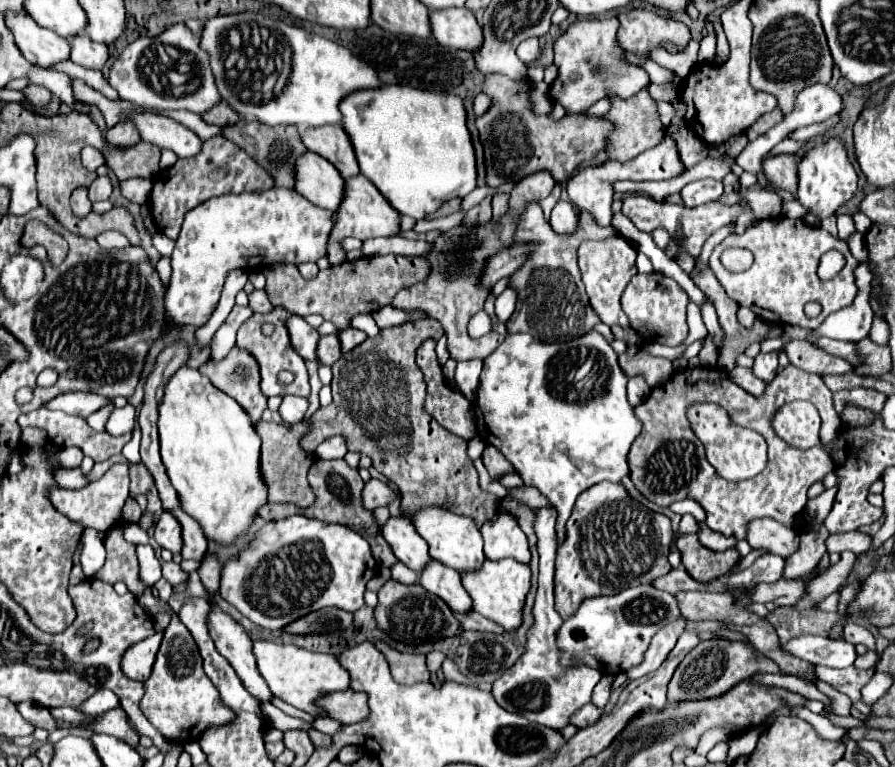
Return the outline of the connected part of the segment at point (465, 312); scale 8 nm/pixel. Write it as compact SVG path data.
M547 169L537 171L533 175L527 175L525 179L521 179L517 183L517 187L511 191L511 211L509 215L505 215L499 223L487 223L483 227L467 227L467 225L459 225L451 231L445 231L441 237L435 239L435 249L431 253L427 253L427 259L431 261L431 275L429 279L403 289L401 293L397 293L395 301L391 305L399 307L399 309L423 309L427 313L427 317L437 319L447 337L449 337L449 353L453 359L461 361L461 359L487 359L499 345L503 339L471 339L467 335L467 323L469 319L483 309L483 303L489 295L489 291L479 287L479 277L481 277L481 269L487 257L497 255L505 245L511 243L513 237L513 227L517 225L517 217L523 211L527 201L539 201L543 197L547 197L553 189L555 181L551 177L551 173Z

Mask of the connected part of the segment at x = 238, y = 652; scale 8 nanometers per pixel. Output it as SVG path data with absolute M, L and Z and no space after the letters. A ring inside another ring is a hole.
M213 605L209 615L209 633L215 641L217 651L231 663L231 667L243 681L243 687L261 705L271 703L275 695L269 691L269 685L257 671L257 663L253 657L253 641L247 637L245 629L235 623L227 613L223 613L217 605Z

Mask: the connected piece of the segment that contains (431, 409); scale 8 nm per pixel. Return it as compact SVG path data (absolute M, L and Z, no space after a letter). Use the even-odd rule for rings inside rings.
M425 339L421 343L421 347L417 349L417 365L425 375L425 383L427 383L427 397L425 397L425 411L445 429L449 429L451 433L463 437L463 439L473 439L477 435L475 429L475 417L473 417L473 405L457 391L453 391L447 383L447 379L443 377L443 367L437 361L437 353L435 353L435 339Z

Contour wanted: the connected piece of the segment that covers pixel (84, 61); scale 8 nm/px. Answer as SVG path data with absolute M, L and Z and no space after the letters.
M87 35L83 37L73 37L69 41L73 45L73 53L71 53L71 61L87 67L87 69L103 69L107 59L109 59L109 49L101 43L91 41Z

